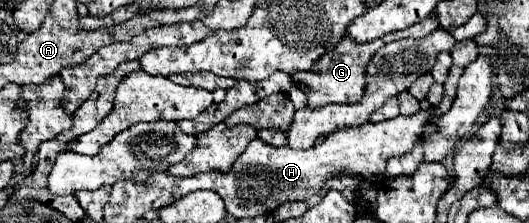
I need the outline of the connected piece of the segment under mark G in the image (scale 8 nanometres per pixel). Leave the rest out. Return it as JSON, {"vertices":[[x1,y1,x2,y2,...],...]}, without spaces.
{"vertices":[[427,17,407,29,401,29,401,31,395,31,391,35,385,35,381,39,375,39,375,41,369,41,369,43,357,43,355,39,351,37,343,37,331,51,327,51,323,55,323,59,317,61,317,71,297,71,293,73,293,83,299,83,299,85,313,85,311,87,305,87,303,91,307,93,307,99,309,99,309,105,311,109,321,109,325,105,331,105,331,103,355,103,359,101,361,93,363,93,363,83,365,83,365,67,371,59,371,55,383,47,385,43,391,43,391,41,397,41,397,39,405,39,405,37,413,37,413,39,419,39,421,35,427,35,431,31,435,31,439,27,439,21,433,19,433,17]]}

